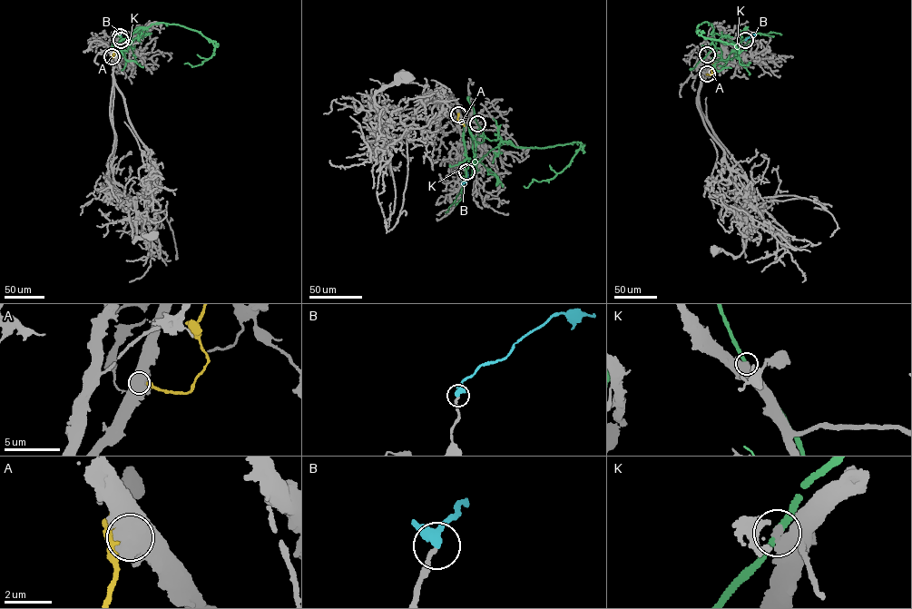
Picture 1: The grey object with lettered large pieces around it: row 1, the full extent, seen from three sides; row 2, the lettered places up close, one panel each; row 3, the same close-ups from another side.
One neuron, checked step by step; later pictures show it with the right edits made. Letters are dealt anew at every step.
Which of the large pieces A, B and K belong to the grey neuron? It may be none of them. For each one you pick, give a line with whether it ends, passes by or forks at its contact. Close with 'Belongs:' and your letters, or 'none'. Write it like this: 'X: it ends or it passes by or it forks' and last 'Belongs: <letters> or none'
B: it passes by
Belongs: B

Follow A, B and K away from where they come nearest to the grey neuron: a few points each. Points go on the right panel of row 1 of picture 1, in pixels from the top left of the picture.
A: (707, 74), (711, 73), (713, 63)
B: (745, 41), (756, 34)
K: (707, 54), (716, 43), (712, 26), (704, 21), (697, 28), (701, 35), (733, 44), (739, 53), (746, 50)

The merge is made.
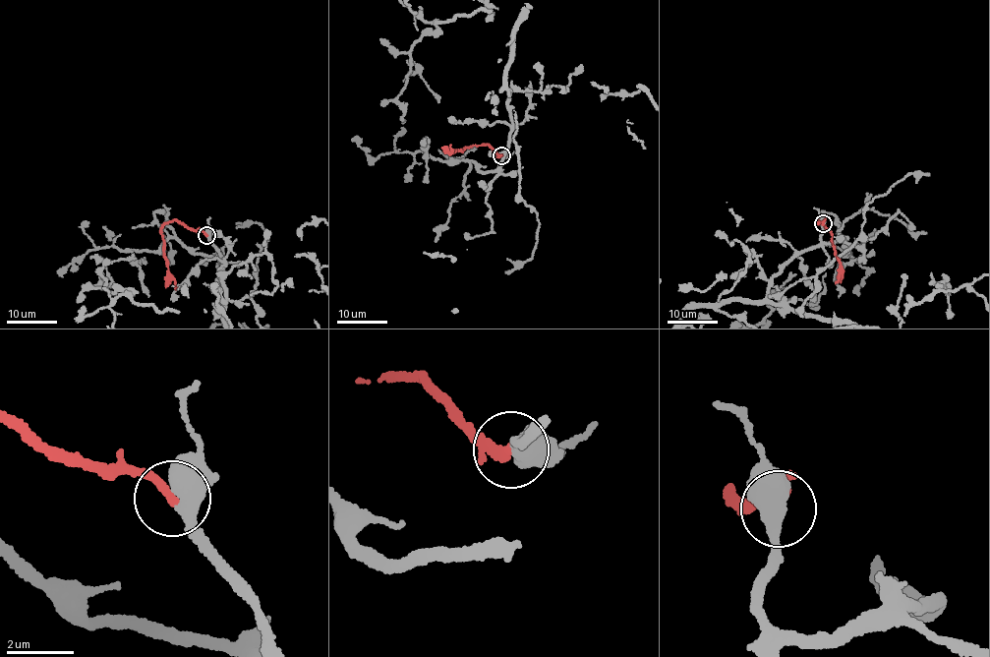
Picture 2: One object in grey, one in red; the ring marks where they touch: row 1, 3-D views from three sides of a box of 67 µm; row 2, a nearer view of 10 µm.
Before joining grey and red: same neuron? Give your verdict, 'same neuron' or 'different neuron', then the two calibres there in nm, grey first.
same neuron | 600/280 nm

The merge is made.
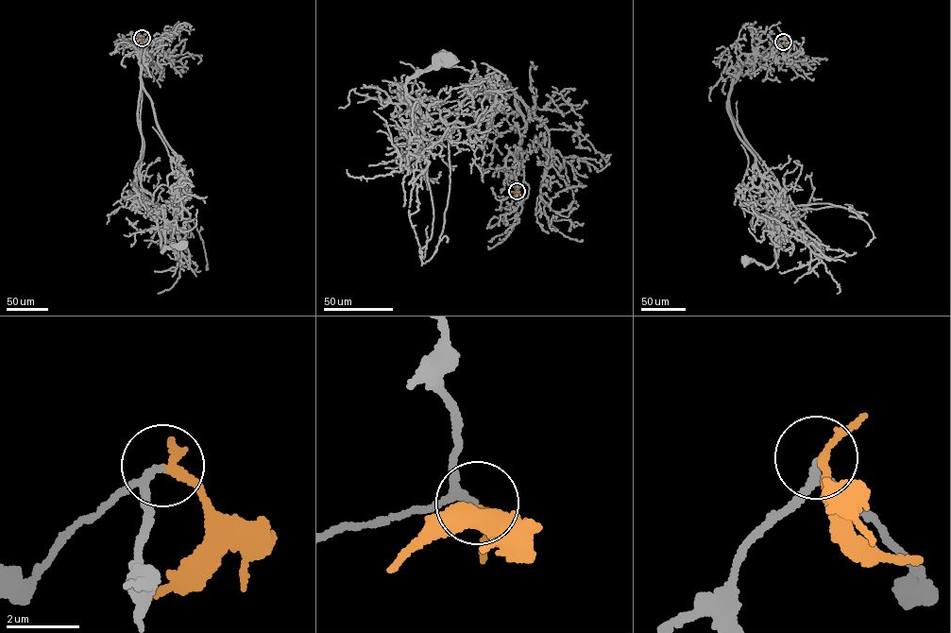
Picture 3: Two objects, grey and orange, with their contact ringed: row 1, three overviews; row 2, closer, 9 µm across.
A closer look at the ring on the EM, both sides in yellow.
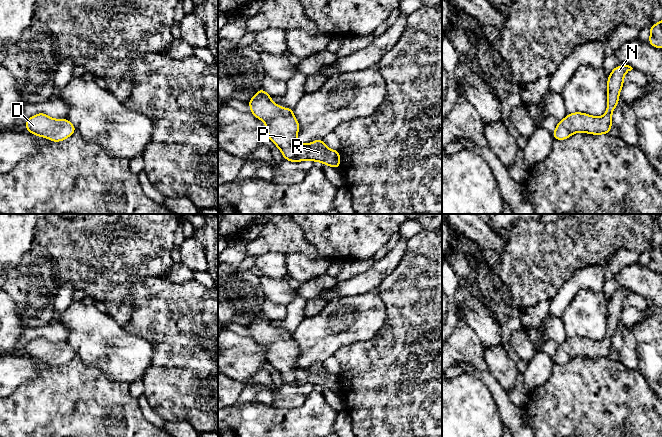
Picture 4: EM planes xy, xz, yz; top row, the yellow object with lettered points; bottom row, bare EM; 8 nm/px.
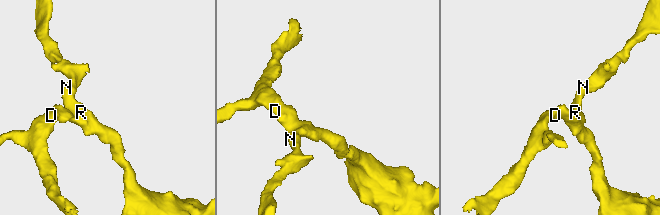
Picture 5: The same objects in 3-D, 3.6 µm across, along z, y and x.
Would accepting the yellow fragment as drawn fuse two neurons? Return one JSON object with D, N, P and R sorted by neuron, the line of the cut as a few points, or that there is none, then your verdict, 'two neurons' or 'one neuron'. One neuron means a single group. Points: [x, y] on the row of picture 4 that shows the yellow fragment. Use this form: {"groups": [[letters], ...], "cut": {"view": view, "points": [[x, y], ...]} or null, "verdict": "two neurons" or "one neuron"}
{"groups": [["D", "N", "P", "R"]], "cut": null, "verdict": "one neuron"}

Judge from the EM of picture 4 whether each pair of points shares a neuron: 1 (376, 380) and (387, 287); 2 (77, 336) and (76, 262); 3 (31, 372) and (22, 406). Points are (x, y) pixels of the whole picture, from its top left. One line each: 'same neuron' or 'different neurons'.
1: same neuron
2: different neurons
3: different neurons

